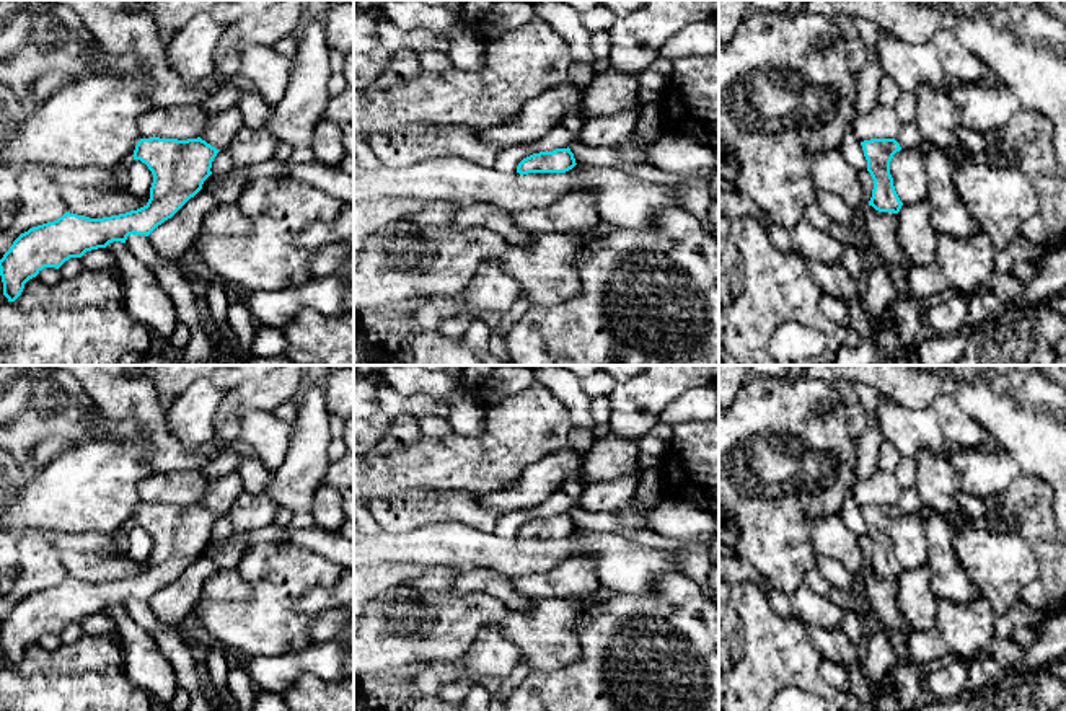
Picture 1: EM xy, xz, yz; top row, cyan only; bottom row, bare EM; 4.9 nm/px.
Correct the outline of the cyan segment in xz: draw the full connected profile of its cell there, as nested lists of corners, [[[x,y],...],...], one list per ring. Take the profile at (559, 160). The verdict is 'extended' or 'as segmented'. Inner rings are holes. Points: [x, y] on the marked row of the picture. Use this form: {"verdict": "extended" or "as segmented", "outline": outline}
{"verdict": "as segmented", "outline": [[[556,148],[553,152],[540,152],[523,158],[517,173],[566,173],[575,166],[575,158],[570,148]]]}

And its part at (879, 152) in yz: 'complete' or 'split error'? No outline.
complete

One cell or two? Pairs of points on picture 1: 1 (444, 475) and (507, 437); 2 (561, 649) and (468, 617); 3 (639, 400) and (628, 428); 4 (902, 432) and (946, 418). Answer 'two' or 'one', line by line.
1: one
2: one
3: one
4: two

